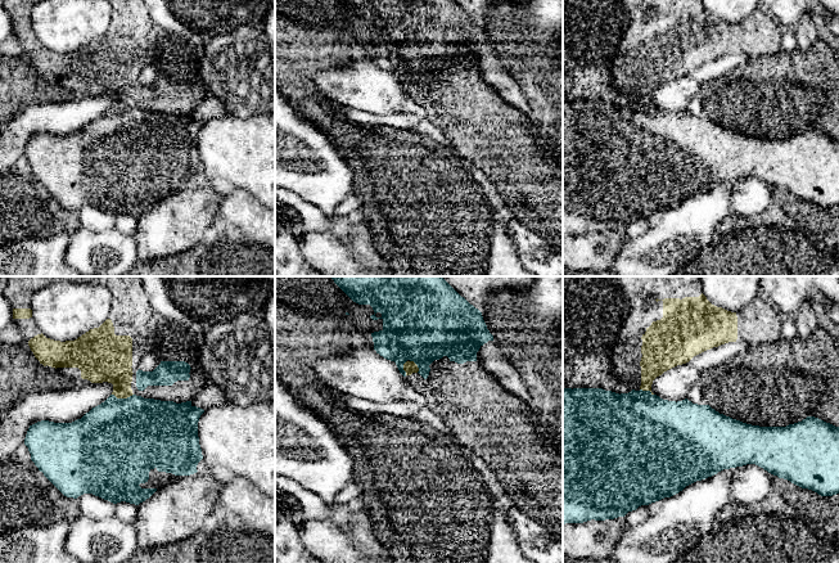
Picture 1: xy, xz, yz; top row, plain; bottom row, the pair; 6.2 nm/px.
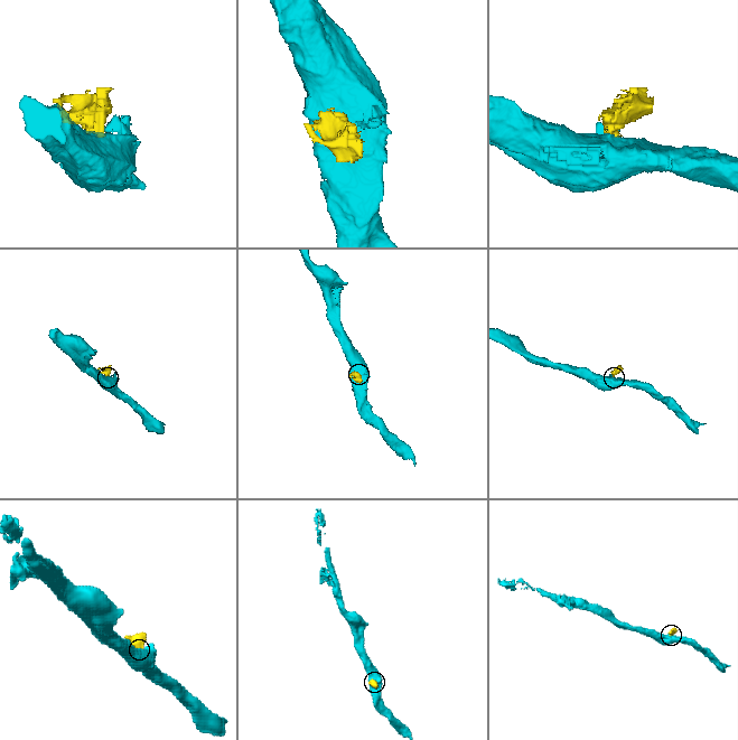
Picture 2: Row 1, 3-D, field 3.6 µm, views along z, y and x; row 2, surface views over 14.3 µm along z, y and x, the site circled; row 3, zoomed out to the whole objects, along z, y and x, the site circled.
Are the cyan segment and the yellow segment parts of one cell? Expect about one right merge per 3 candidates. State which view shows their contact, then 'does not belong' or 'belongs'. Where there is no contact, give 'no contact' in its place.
meets cyan in xy; does not belong

